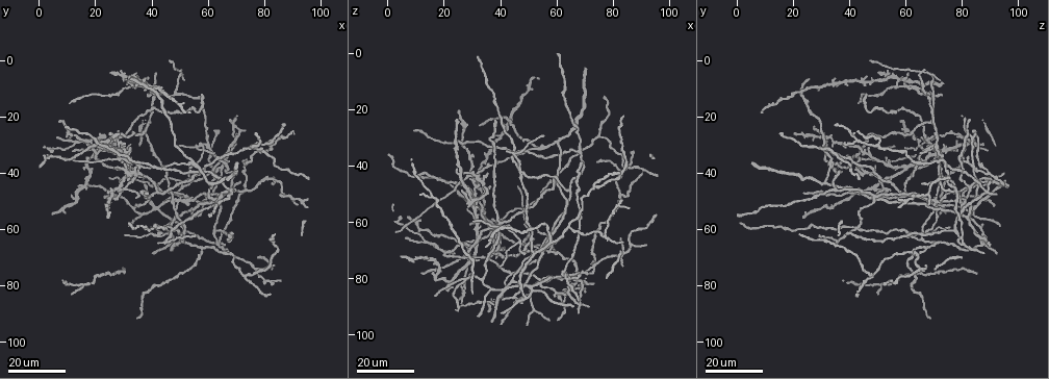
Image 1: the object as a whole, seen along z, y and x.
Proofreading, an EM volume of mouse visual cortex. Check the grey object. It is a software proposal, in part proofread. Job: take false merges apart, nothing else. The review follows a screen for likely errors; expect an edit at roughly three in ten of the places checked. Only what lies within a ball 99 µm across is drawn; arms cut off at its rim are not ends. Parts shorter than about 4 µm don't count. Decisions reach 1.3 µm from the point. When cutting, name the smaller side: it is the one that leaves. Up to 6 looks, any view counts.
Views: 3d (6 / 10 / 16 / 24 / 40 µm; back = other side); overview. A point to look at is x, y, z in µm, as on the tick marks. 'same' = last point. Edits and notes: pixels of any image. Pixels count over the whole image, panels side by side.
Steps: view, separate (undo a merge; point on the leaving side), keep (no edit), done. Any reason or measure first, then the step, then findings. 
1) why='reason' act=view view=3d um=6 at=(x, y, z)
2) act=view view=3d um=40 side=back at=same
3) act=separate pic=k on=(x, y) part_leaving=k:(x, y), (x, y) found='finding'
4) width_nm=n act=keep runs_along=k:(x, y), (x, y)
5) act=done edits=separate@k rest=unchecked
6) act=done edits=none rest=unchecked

why='three-way junction' act=view view=3d um=24 at=(33, 52, 79)

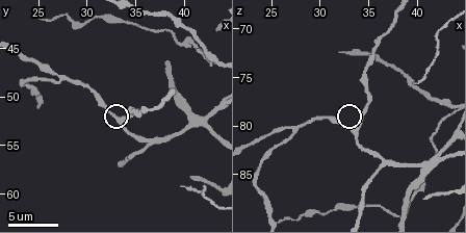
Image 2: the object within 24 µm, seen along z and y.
why='closer look' act=view view=3d um=10 at=(33.4, 52.2, 80.0)

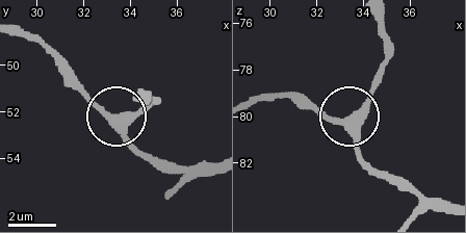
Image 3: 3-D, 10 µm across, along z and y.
width_nm=370 act=keep runs_along=3:(211, 164), (152, 162), (122, 134), (121, 123), (65, 71) found='continuous, no second neuron'

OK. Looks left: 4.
act=view view=3d um=24 at=(51, 58, 82)

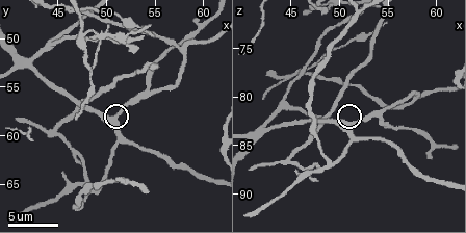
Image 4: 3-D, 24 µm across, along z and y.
act=view view=3d um=6 at=(50.8, 58.2, 83.0)

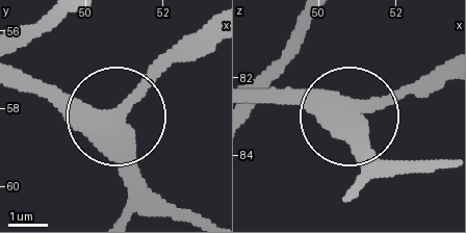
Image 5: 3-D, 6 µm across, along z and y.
act=view view=3d um=6 side=back at=(51.00, 58.20, 82.75)

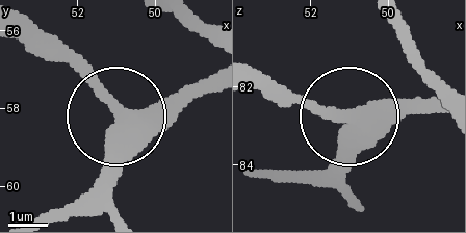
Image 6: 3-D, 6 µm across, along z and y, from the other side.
width_nm=470 act=keep runs_along=6:(212, 76), (117, 115), (113, 188) found='all the same neuron'

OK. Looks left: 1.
act=done edits=none rest=unchecked

